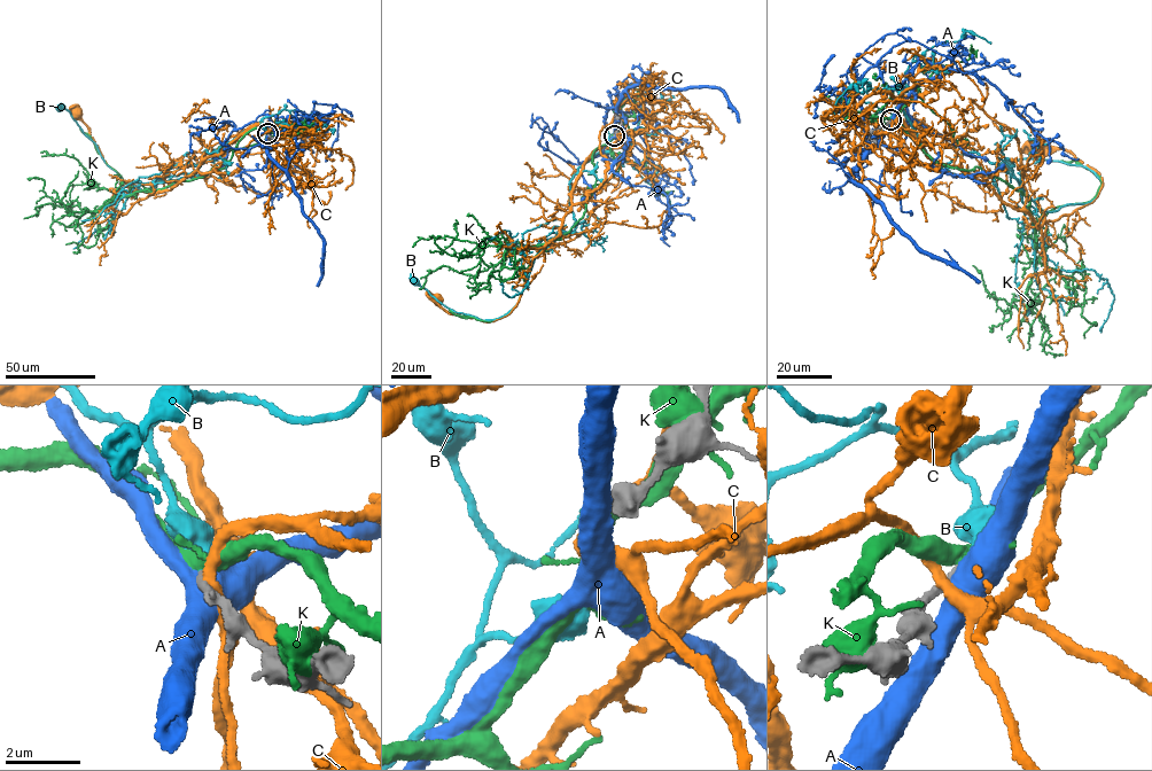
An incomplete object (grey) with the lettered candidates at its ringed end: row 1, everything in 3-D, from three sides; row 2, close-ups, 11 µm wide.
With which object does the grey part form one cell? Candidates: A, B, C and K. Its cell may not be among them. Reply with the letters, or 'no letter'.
B

